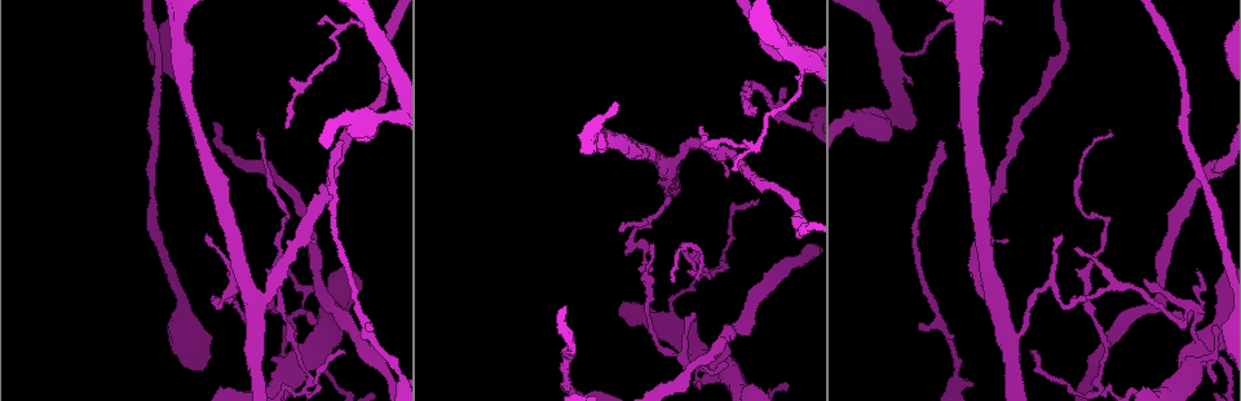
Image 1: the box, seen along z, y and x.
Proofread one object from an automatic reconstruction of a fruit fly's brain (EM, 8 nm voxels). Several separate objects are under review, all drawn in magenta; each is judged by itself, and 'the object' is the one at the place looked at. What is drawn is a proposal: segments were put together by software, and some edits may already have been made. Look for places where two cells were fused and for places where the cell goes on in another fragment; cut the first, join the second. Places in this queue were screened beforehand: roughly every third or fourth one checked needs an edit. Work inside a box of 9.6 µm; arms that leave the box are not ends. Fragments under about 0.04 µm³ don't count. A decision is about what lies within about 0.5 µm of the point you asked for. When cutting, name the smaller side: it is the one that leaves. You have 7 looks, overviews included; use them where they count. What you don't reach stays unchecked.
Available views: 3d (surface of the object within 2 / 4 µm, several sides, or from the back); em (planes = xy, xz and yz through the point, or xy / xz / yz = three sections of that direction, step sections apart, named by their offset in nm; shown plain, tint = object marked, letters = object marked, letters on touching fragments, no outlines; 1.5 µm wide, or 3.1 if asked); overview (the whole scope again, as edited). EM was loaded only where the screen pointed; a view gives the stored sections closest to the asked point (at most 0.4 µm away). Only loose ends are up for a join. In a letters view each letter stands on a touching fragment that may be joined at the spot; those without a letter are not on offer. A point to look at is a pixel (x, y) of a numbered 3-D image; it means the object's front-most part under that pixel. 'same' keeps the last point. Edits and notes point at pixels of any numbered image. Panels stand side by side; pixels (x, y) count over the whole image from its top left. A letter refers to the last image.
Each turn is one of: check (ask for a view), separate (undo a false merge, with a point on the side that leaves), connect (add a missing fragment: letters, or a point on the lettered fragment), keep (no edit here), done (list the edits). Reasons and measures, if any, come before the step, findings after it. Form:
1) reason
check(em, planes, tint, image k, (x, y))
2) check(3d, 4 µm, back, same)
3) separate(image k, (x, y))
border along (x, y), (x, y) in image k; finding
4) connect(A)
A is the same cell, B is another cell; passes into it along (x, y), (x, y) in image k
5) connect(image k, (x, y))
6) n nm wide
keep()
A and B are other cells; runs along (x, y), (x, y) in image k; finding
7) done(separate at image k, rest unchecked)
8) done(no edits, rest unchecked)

check(3d, 4 µm, back, image 1, (1010, 338))

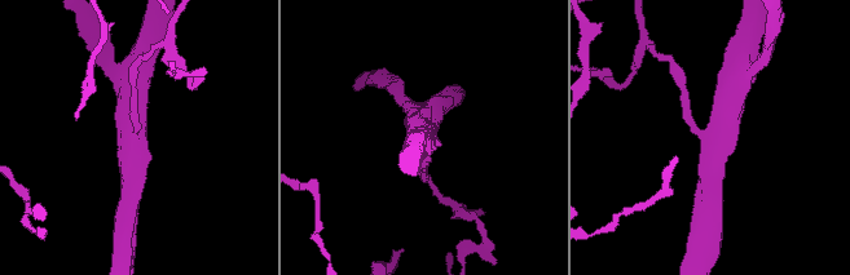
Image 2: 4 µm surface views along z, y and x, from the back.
3 arms; shape alone is not enough
check(em, planes, letters, image 2, (709, 135))

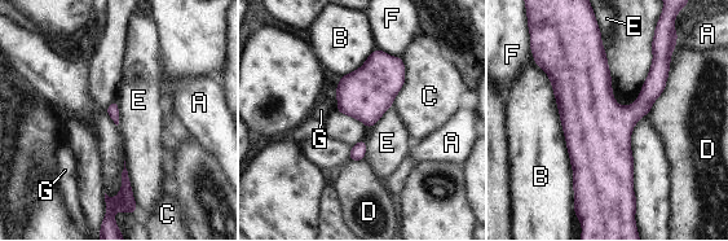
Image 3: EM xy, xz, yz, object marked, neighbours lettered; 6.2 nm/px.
keep()
A, B, C, D, E, F and G are other cells; border along (124, 160), (135, 201) in image 3; continuous, no second cell

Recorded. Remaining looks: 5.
free end
check(3d, 2 µm, image 1, (1007, 238))

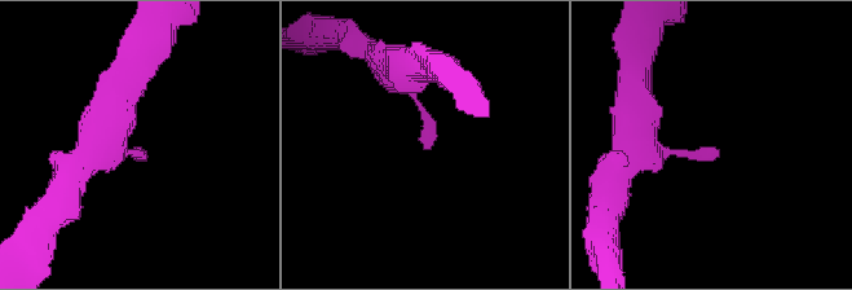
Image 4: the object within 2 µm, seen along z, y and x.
now the EM
check(em, yz, step 4, letters, image 4, (716, 152))

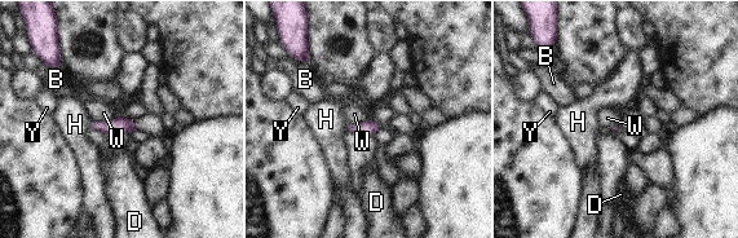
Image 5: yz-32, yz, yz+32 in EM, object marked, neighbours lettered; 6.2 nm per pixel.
another direction
check(em, planes, letters, same)

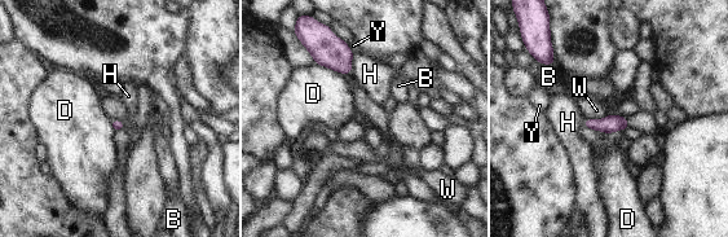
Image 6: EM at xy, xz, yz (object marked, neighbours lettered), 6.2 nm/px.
keep()
B, D, H, W and Y are other cells; border along (607, 114), (599, 119), (587, 118) in image 6; no lettered fragment goes on from it

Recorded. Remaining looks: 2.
sharp bend
check(em, planes, tint, image 1, (636, 244))

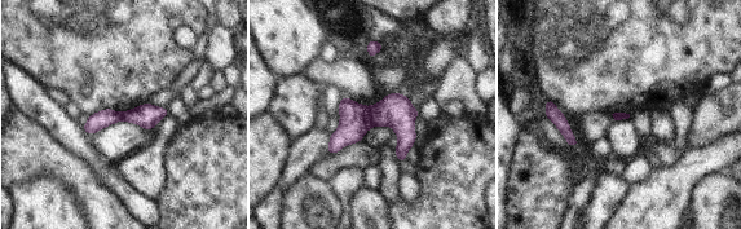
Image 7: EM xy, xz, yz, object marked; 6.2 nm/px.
check(em, planes, letters, same)

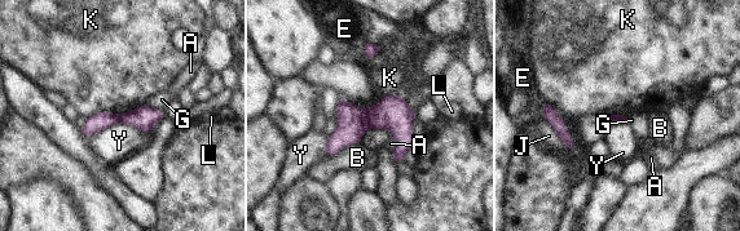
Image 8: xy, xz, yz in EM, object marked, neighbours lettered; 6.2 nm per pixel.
separate(image 8, (392, 112))
A, B, E, G, J, K, L and Y are other cells; border along (366, 109), (366, 124), (370, 128) in image 8; two cells meet here

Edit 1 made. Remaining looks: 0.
done(separate at image 8, rest unchecked)

